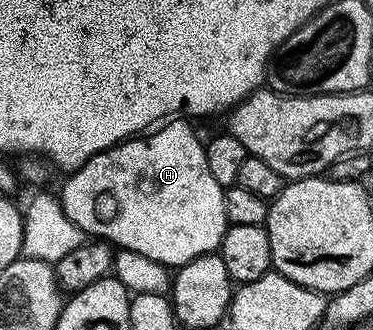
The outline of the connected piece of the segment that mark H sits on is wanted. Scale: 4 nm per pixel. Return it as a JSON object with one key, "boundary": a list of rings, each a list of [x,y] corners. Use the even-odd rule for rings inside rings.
{"boundary":[[[168,119],[150,134],[139,134],[106,148],[68,175],[71,177],[63,184],[61,203],[80,232],[105,240],[116,249],[141,254],[171,270],[178,270],[199,256],[212,255],[218,249],[229,227],[223,197],[225,189],[209,174],[204,141],[199,141],[187,120],[190,119]]]}

